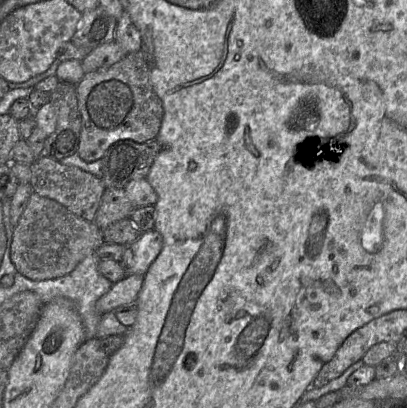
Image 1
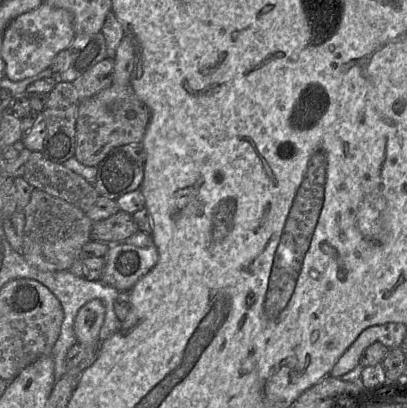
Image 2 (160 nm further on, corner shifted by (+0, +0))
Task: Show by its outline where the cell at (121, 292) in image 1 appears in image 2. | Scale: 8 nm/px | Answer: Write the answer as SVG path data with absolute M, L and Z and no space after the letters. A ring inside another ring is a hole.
M93 299L83 305L75 318L74 332L77 343L97 346L99 352L99 333L104 322L105 306L100 299Z

